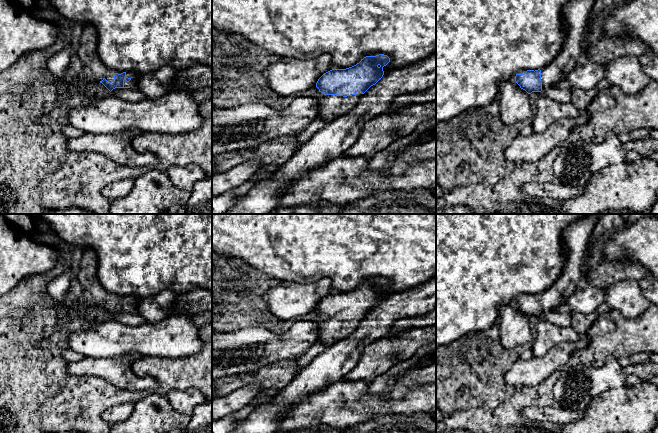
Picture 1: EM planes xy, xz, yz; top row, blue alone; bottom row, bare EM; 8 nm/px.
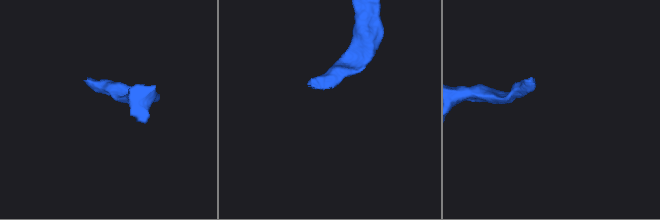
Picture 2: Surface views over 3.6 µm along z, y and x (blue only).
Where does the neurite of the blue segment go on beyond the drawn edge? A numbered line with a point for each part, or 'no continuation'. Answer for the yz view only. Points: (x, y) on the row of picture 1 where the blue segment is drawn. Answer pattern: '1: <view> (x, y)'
1: yz (575, 13)

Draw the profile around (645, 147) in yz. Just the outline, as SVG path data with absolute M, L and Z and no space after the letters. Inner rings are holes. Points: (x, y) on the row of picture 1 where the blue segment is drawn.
M645 138L639 140L629 140L623 143L623 148L626 151L634 150L641 157L649 157L653 153L658 152L658 139Z

